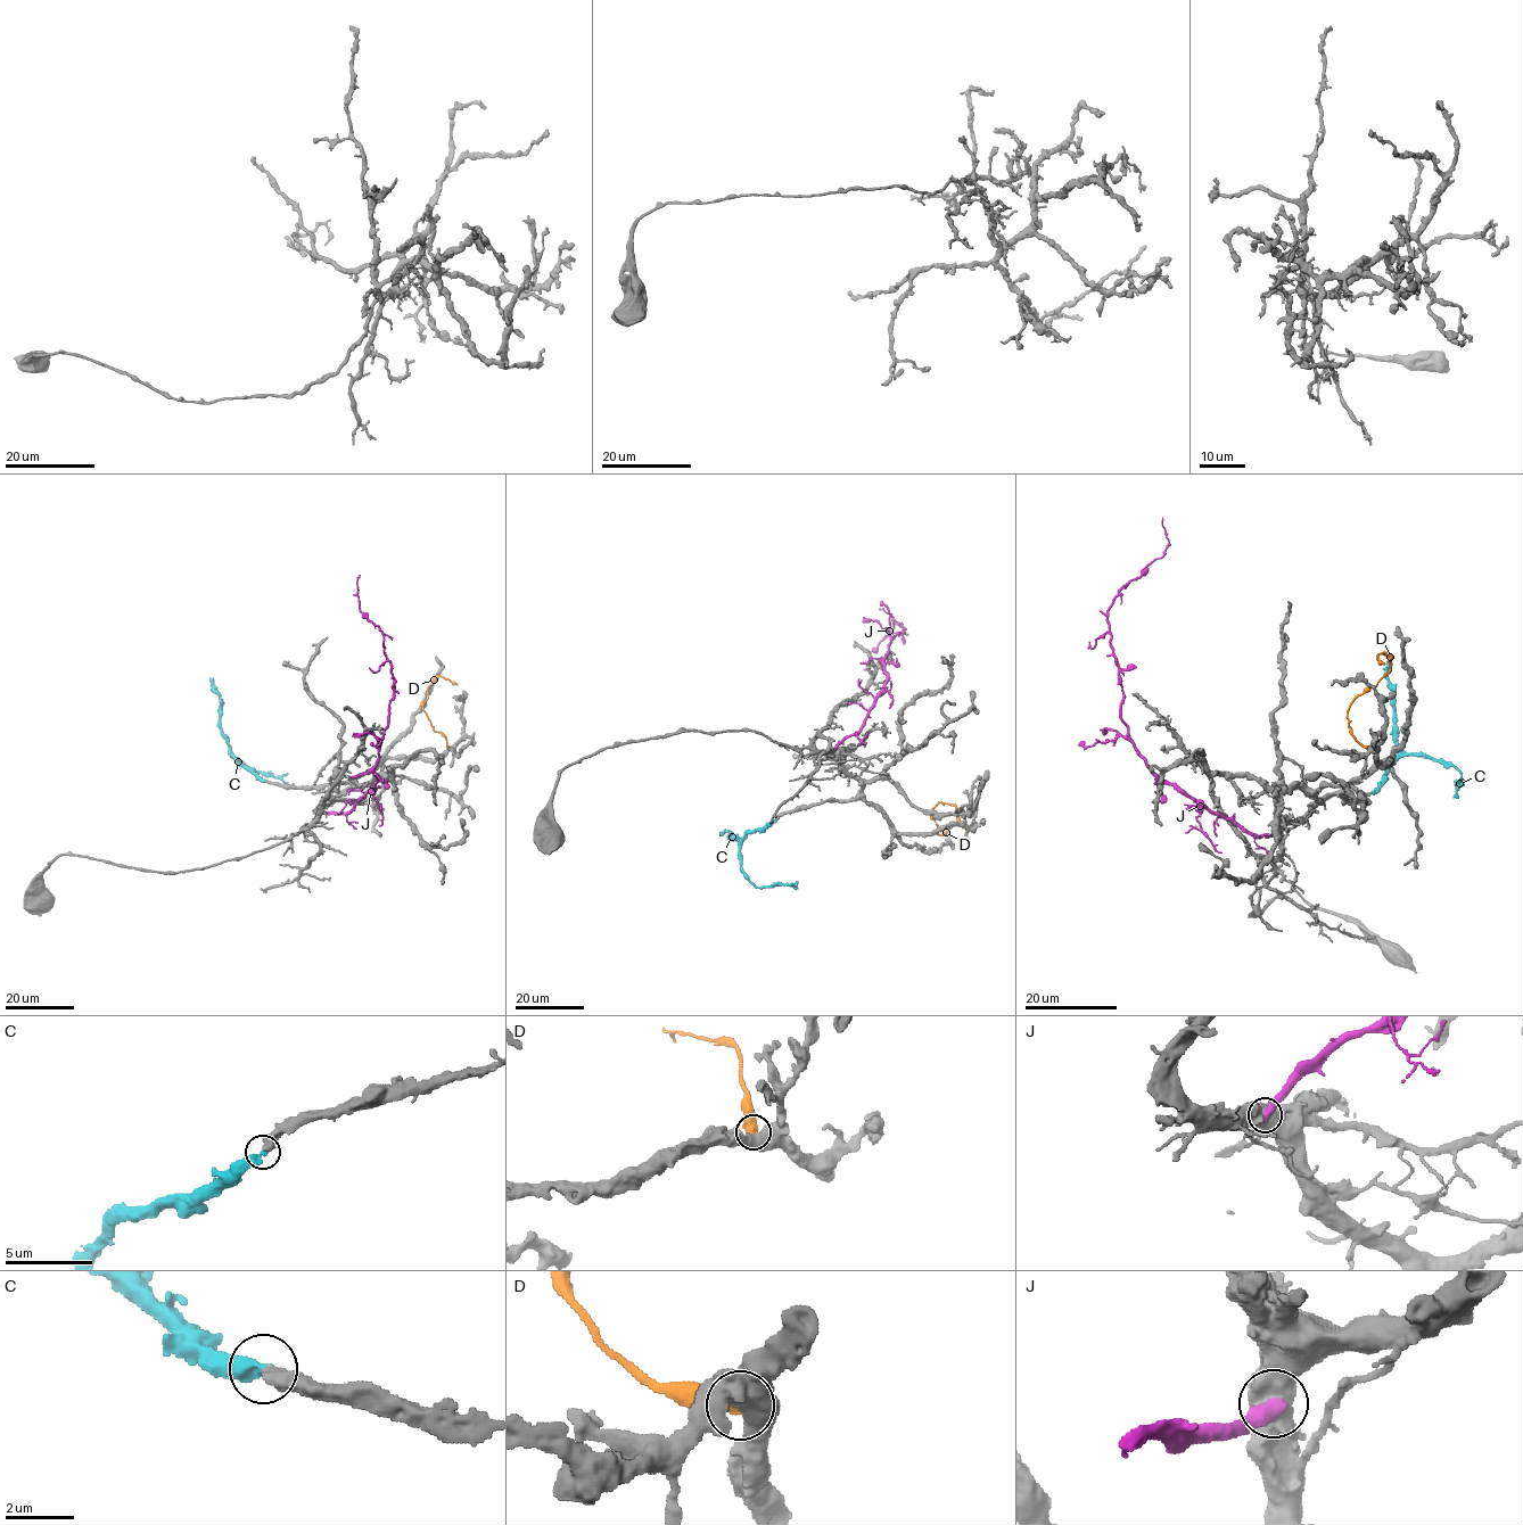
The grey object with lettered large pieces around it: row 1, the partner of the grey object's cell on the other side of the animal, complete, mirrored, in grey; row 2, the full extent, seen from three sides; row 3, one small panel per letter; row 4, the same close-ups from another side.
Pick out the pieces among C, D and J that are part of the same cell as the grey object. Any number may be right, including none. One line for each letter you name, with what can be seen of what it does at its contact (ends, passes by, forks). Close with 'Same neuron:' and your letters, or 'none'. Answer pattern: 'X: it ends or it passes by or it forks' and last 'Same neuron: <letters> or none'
C: it ends
Same neuron: C

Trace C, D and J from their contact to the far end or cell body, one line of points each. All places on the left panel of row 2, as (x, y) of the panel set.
C: (265, 781), (240, 765), (230, 752), (254, 771), (278, 776), (287, 784)
D: (449, 748), (444, 735), (430, 724), (422, 703), (428, 686), (438, 676), (458, 684)
J: (322, 809), (347, 814), (376, 783), (373, 766), (388, 725), (390, 661), (381, 631), (361, 611), (360, 575)

